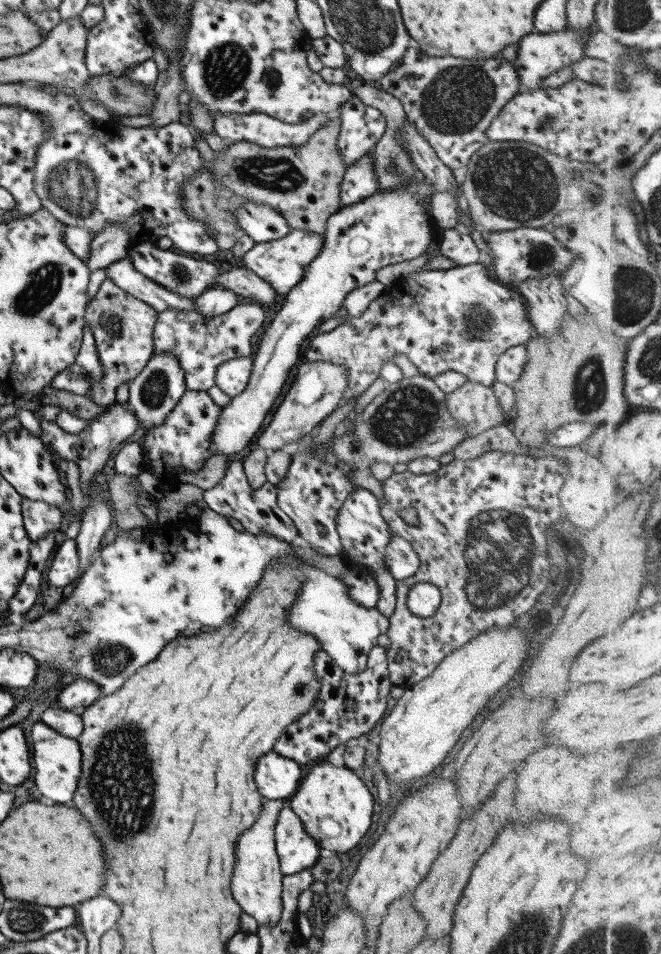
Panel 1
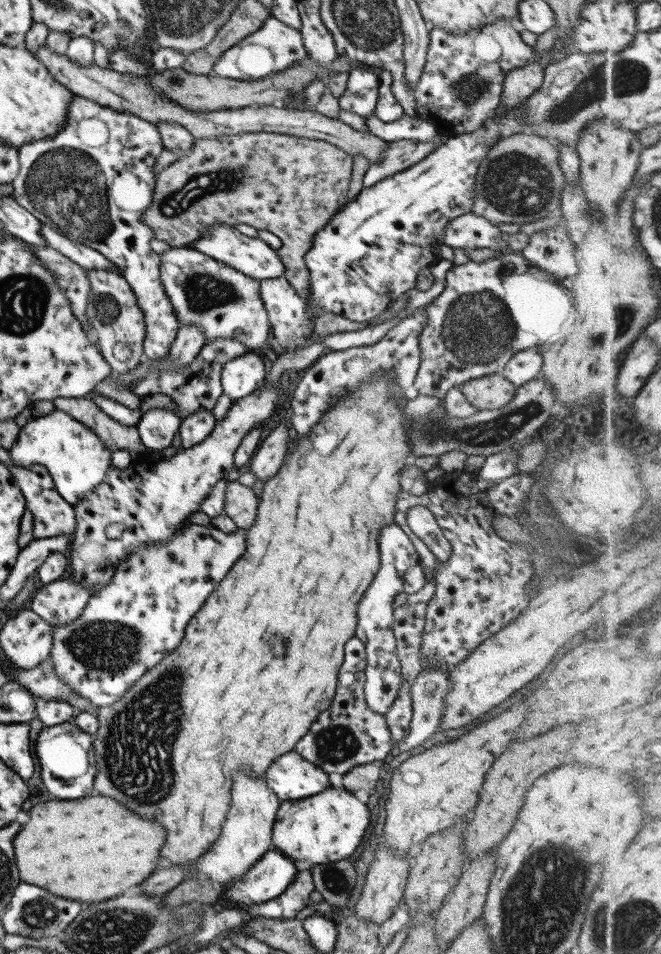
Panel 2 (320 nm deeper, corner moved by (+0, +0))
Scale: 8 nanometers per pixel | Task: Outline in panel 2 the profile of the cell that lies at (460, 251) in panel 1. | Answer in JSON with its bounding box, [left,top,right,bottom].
[441,212,511,253]

